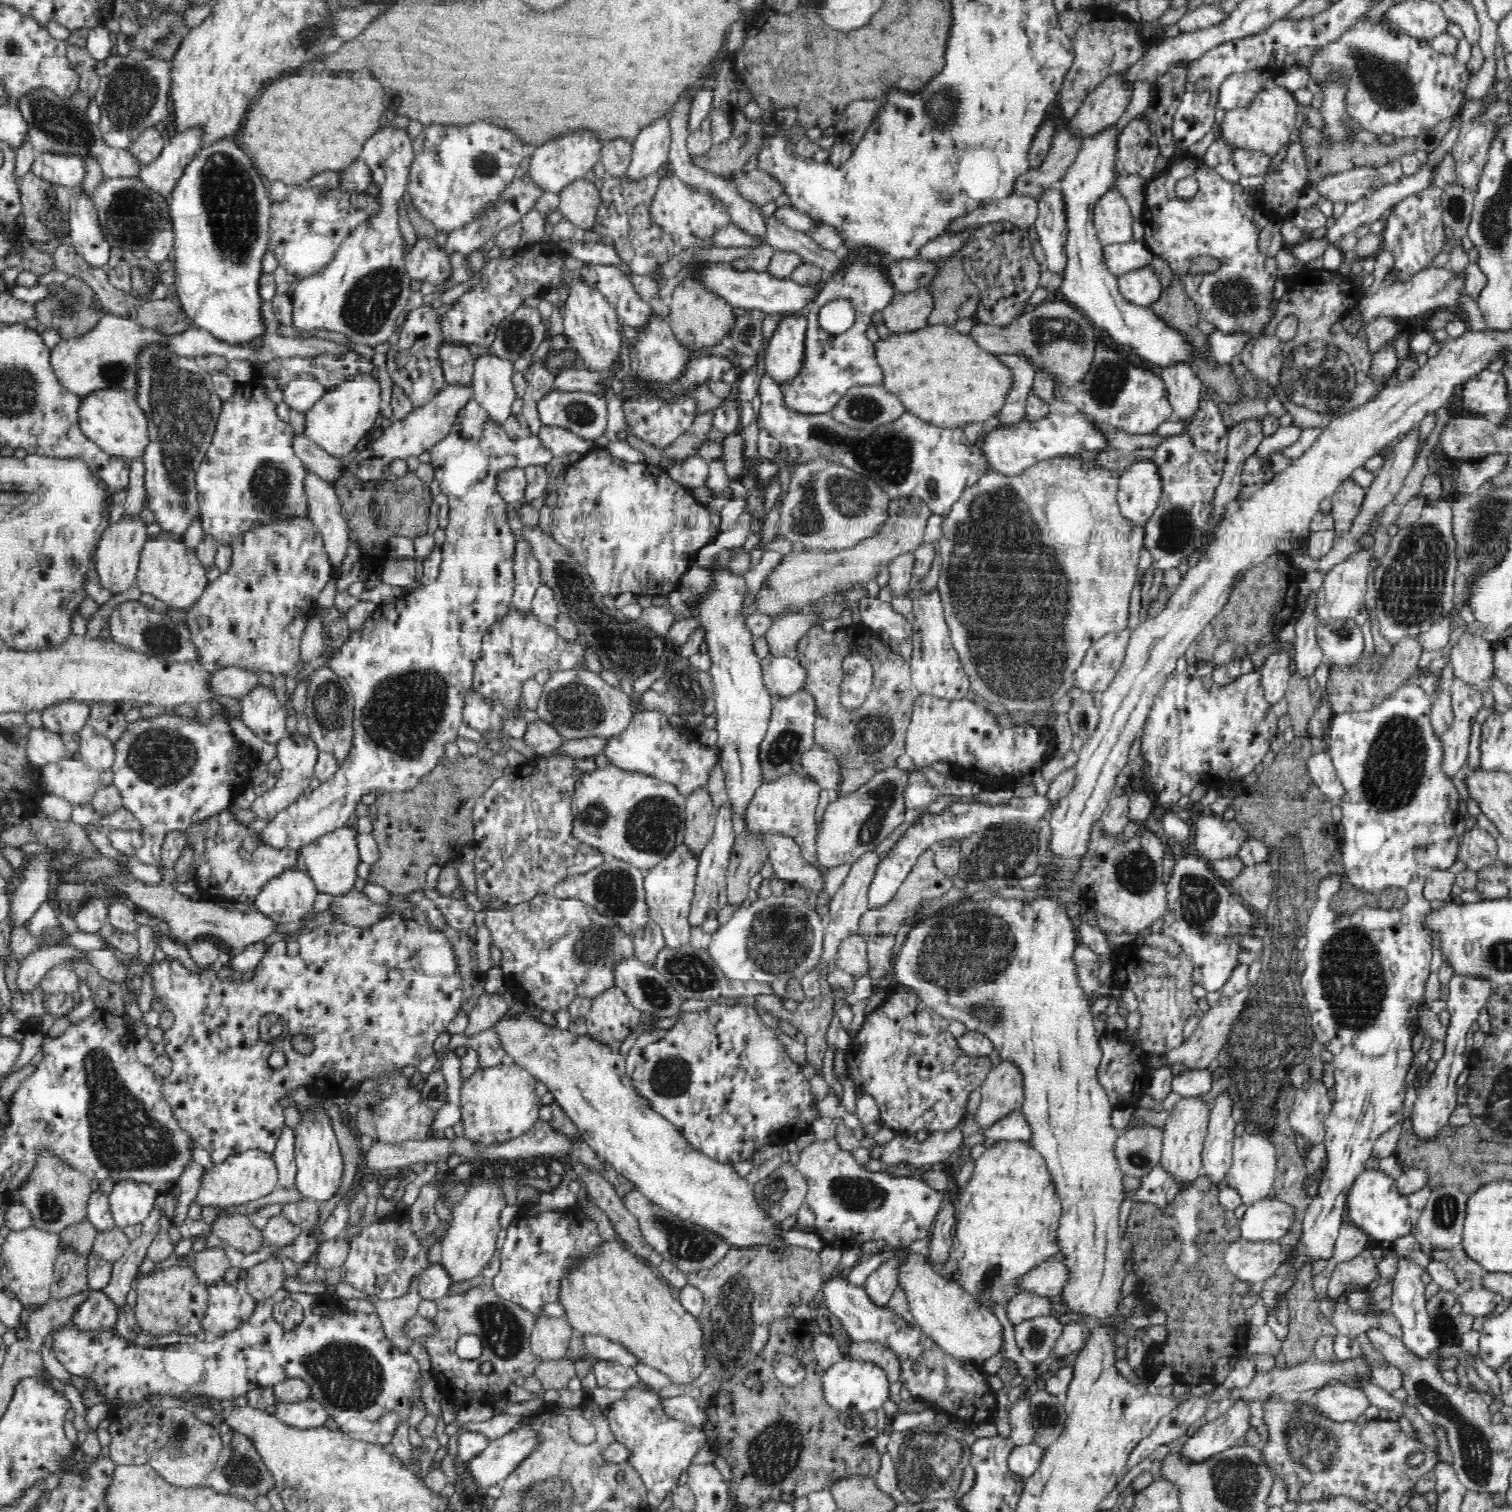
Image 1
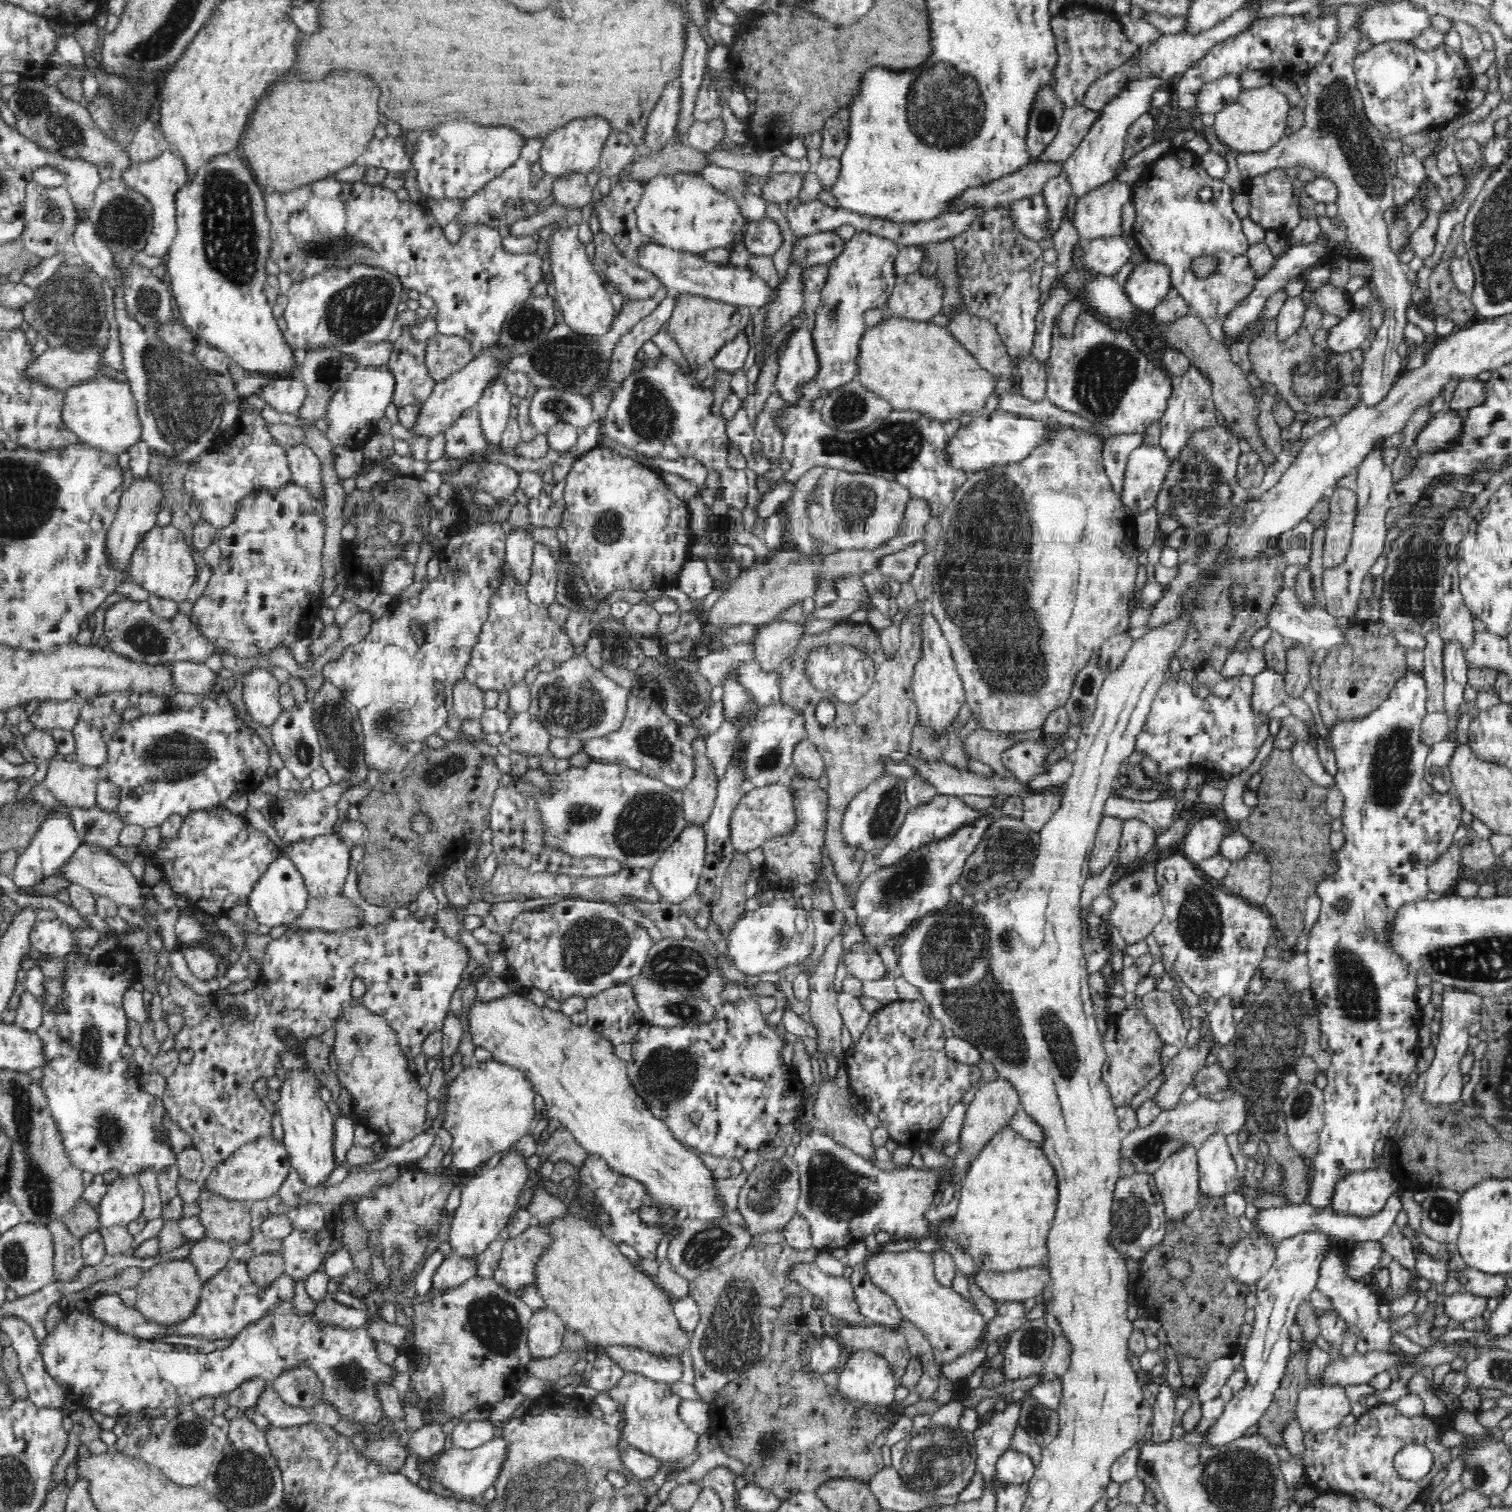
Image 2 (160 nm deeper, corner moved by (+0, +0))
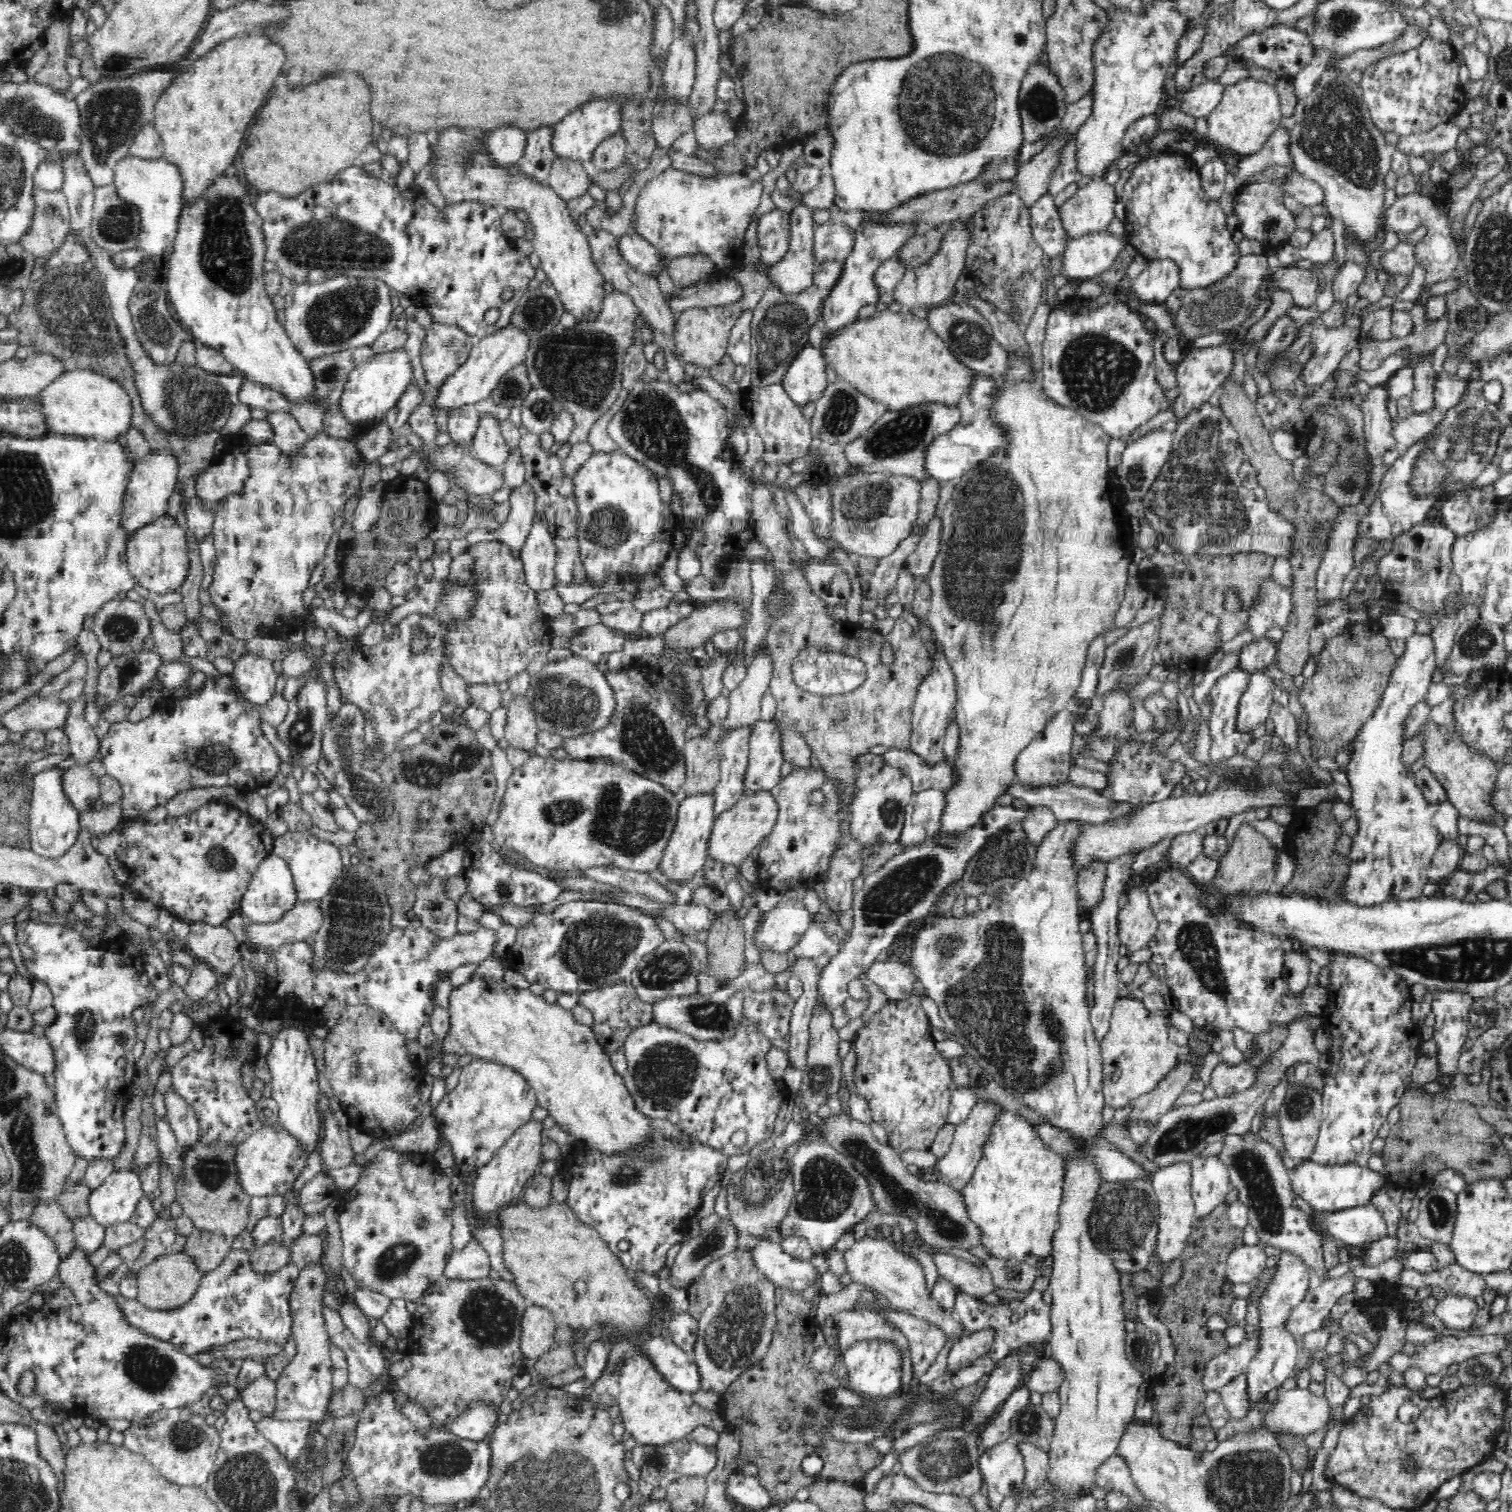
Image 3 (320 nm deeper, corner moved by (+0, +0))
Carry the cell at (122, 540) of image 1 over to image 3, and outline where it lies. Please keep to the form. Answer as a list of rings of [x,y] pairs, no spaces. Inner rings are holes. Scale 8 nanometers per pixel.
[[[169,447],[151,451],[148,456],[135,459],[126,492],[124,492],[119,522],[127,540],[130,540],[130,536],[138,532],[140,528],[156,522],[160,516],[167,514],[169,498],[176,488],[177,469],[177,460]]]

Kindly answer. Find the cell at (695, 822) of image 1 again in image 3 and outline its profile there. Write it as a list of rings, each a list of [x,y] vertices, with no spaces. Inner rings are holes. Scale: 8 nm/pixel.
[[[708,736],[688,739],[684,746],[686,780],[681,786],[682,797],[713,796],[720,780],[719,750]]]

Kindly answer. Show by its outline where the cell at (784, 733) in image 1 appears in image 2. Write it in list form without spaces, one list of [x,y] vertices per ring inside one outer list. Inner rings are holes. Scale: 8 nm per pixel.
[[[782,700],[760,708],[755,727],[749,734],[751,739],[748,742],[745,778],[750,787],[764,787],[780,782],[788,766],[792,766],[796,745],[807,736],[804,716],[796,711],[796,707]]]

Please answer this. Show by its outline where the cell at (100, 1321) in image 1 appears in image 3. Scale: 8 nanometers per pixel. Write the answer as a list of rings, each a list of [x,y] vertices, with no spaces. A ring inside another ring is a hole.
[[[232,1249],[218,1268],[208,1272],[201,1280],[196,1294],[175,1311],[152,1311],[137,1298],[129,1299],[116,1295],[120,1315],[130,1327],[144,1335],[174,1344],[182,1353],[196,1356],[206,1353],[210,1346],[222,1346],[236,1340],[262,1340],[282,1347],[292,1334],[292,1309],[290,1296],[295,1288],[299,1268],[292,1263],[266,1275],[257,1274],[249,1264],[250,1253]]]

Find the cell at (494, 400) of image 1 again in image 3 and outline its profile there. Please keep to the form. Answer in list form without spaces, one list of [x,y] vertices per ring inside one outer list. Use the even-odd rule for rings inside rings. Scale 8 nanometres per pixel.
[[[484,414],[479,419],[477,432],[471,446],[476,458],[485,463],[503,467],[510,448],[505,444],[501,422],[494,414]]]

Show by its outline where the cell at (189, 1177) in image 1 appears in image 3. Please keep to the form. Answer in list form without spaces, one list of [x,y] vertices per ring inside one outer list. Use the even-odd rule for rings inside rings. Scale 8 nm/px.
[[[171,1087],[164,1095],[166,1120],[169,1121],[176,1138],[179,1150],[190,1152],[199,1140],[199,1125],[193,1108],[180,1099]]]

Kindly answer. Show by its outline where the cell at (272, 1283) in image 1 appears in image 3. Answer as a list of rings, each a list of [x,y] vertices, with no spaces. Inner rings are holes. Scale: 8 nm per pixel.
[[[279,1237],[258,1247],[249,1256],[251,1270],[262,1275],[276,1272],[288,1263],[290,1263],[288,1247],[283,1245]]]

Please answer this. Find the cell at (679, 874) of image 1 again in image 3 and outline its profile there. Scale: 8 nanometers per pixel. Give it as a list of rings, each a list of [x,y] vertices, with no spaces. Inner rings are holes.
[[[696,795],[682,798],[683,802],[680,804],[674,833],[665,847],[658,869],[664,877],[668,878],[670,883],[676,885],[688,884],[694,881],[696,872],[703,870],[706,858],[709,856],[709,843],[715,822],[713,796]]]

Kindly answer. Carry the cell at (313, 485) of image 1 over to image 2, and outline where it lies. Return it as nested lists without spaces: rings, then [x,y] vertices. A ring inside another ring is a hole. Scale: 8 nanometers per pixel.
[[[307,445],[292,448],[287,453],[292,471],[292,482],[308,491],[316,501],[325,503],[320,459]]]

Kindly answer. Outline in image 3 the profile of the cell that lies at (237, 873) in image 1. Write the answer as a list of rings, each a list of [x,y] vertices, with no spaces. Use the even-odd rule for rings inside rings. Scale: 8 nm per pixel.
[[[220,801],[208,802],[194,810],[194,812],[186,816],[180,816],[180,818],[169,818],[169,816],[166,816],[166,819],[162,823],[152,824],[147,821],[146,824],[140,824],[139,821],[136,820],[128,820],[128,822],[122,821],[120,826],[116,828],[116,831],[113,831],[108,837],[93,838],[93,846],[97,848],[101,854],[107,856],[111,862],[113,872],[116,872],[118,881],[131,890],[138,892],[140,898],[154,903],[159,909],[166,909],[172,913],[176,919],[180,918],[188,924],[193,921],[200,921],[214,926],[222,925],[236,910],[241,909],[241,901],[244,897],[244,892],[246,892],[252,878],[256,875],[256,872],[258,872],[260,864],[263,864],[263,861],[273,854],[273,842],[274,837],[265,824],[253,819],[249,814],[244,814],[231,804]]]

